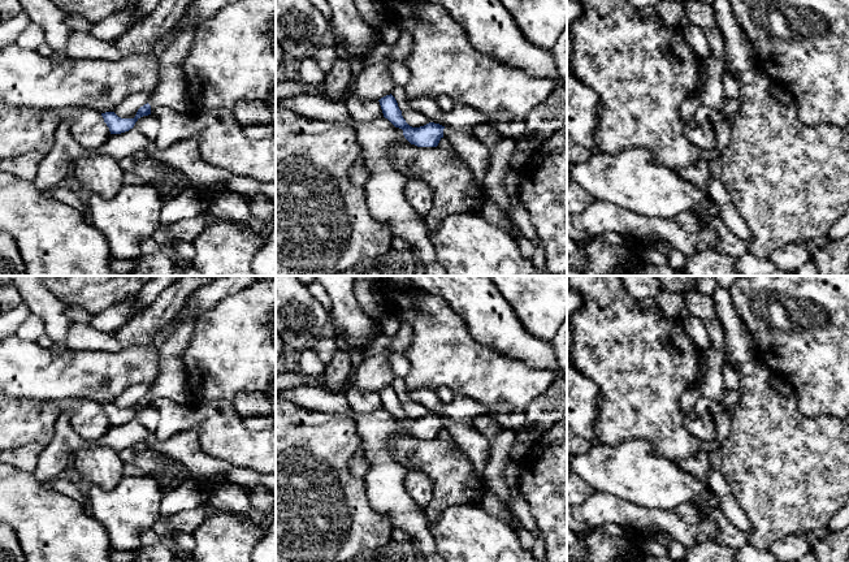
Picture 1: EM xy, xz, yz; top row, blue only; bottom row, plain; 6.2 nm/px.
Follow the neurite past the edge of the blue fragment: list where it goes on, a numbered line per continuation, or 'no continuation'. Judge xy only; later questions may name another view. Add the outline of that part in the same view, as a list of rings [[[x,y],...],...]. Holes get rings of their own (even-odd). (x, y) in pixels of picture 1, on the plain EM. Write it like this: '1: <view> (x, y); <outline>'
1: xy (170, 383); [[[183,314],[182,321],[173,327],[172,333],[157,349],[159,372],[150,384],[148,395],[151,399],[168,398],[177,403],[189,403],[192,399],[187,390],[186,367],[182,363],[182,354],[191,342],[196,316]]]

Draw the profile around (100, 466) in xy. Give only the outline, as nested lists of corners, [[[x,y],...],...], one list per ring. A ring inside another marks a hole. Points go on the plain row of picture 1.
[[[107,446],[78,450],[72,466],[83,480],[104,490],[114,489],[124,477],[124,461],[120,453]]]

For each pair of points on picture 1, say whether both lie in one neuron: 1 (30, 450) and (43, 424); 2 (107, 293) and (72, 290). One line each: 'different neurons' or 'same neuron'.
1: different neurons
2: same neuron

